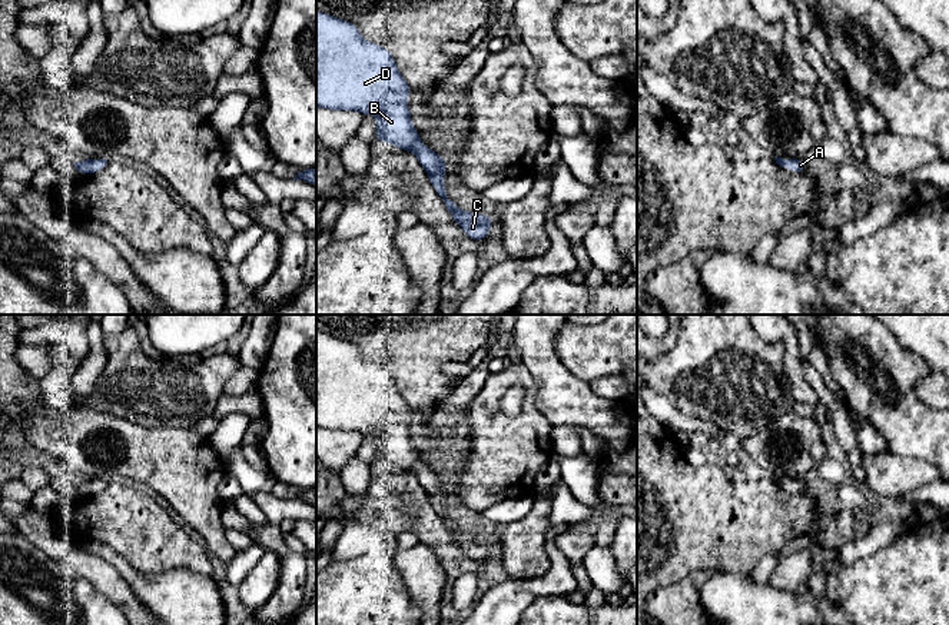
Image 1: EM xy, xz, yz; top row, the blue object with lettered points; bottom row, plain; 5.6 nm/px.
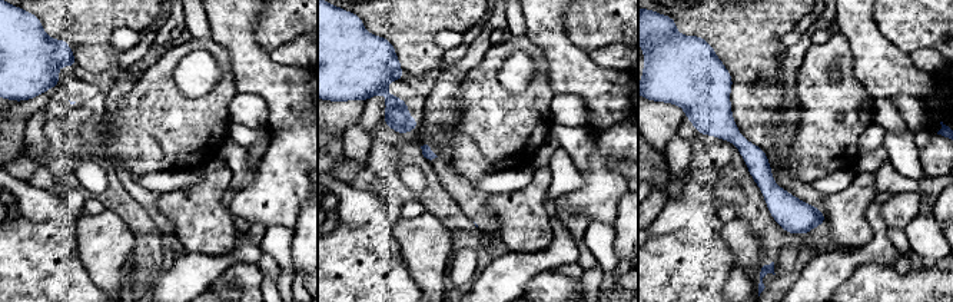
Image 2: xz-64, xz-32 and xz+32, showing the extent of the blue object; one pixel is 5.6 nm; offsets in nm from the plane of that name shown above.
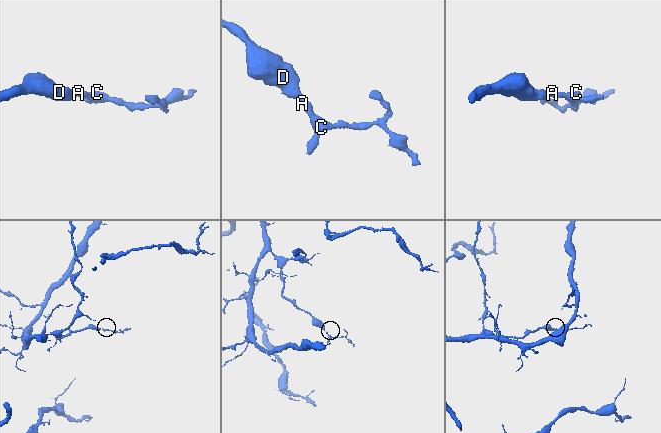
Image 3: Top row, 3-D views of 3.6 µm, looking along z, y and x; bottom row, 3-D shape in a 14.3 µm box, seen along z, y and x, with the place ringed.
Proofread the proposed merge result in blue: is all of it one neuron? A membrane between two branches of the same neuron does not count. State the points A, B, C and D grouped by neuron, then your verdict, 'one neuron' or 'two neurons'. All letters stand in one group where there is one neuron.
groups A B C D; one neuron

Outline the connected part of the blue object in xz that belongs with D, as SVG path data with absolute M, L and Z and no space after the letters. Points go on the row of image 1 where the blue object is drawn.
M316 10L316 107L355 110L364 116L374 113L376 116L376 140L398 146L405 152L414 152L455 223L464 229L468 237L484 242L494 220L490 215L462 210L447 197L444 173L448 166L444 156L421 143L421 136L411 122L409 106L405 103L411 94L411 86L399 73L394 56L386 47L364 40L355 23Z

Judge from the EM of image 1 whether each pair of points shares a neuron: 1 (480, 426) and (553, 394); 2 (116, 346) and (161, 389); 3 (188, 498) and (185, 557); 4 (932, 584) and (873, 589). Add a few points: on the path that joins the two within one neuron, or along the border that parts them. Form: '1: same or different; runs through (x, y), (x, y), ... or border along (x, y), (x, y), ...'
1: different; border along (527, 369), (534, 381), (534, 405), (553, 425)
2: same; runs through (126, 358), (149, 381)
3: different; border along (179, 519), (185, 527)
4: same; runs through (918, 589), (888, 589)

